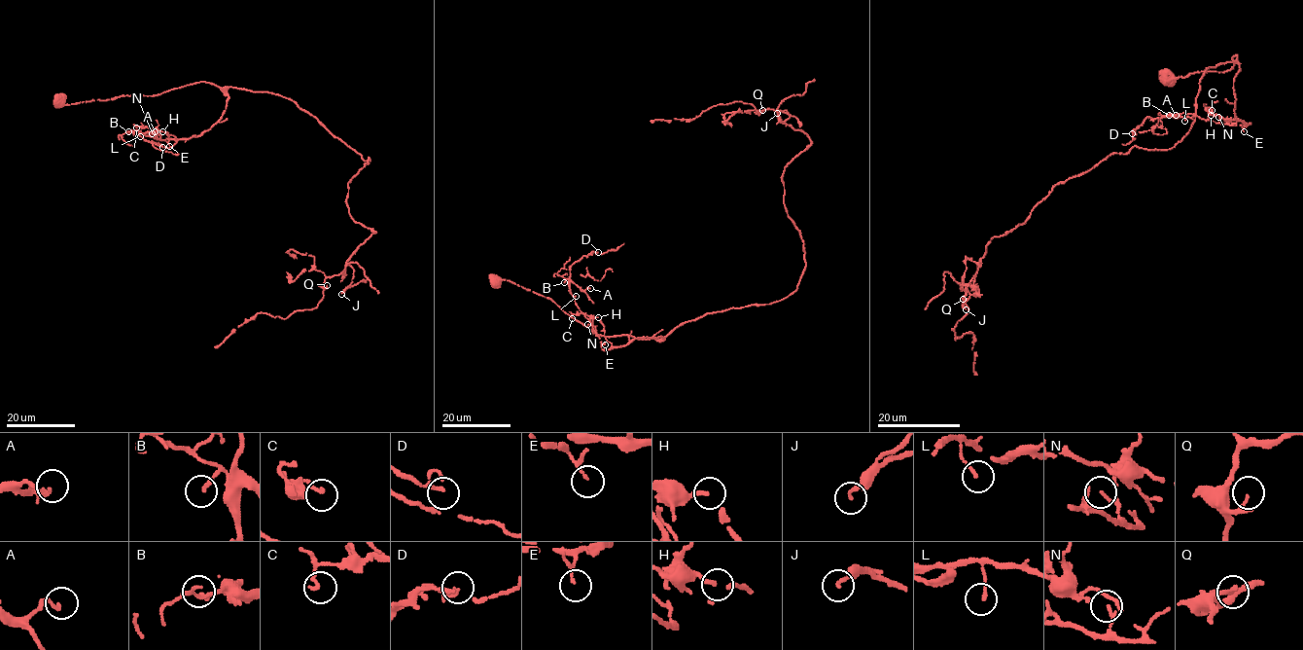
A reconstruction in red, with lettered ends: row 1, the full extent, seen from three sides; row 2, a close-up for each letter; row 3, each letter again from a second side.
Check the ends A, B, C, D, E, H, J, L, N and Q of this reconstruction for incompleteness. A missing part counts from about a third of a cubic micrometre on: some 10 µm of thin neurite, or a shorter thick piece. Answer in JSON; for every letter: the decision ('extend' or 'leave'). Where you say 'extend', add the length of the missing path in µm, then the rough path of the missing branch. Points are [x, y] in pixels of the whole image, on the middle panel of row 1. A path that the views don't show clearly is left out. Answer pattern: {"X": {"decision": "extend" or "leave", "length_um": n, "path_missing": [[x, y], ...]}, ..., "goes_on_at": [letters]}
{"A": {"decision": "leave"}, "B": {"decision": "leave"}, "C": {"decision": "extend", "length_um": 90, "path_missing": [[572, 318], [579, 343], [552, 343], [542, 356], [546, 371], [545, 357], [583, 350], [641, 302]]}, "D": {"decision": "leave"}, "E": {"decision": "leave"}, "H": {"decision": "leave"}, "J": {"decision": "leave"}, "L": {"decision": "leave"}, "N": {"decision": "leave"}, "Q": {"decision": "leave"}, "goes_on_at": ["C"]}

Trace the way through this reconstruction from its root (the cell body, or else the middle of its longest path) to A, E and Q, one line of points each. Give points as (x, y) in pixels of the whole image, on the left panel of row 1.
A: (59, 101), (158, 95), (199, 82), (228, 96), (223, 116), (197, 136), (158, 139), (134, 130), (155, 131)
E: (59, 101), (216, 85), (228, 96), (223, 116), (197, 136), (166, 138), (169, 146)
Q: (59, 101), (158, 95), (199, 82), (292, 99), (369, 161), (348, 182), (346, 205), (374, 233), (327, 285)

